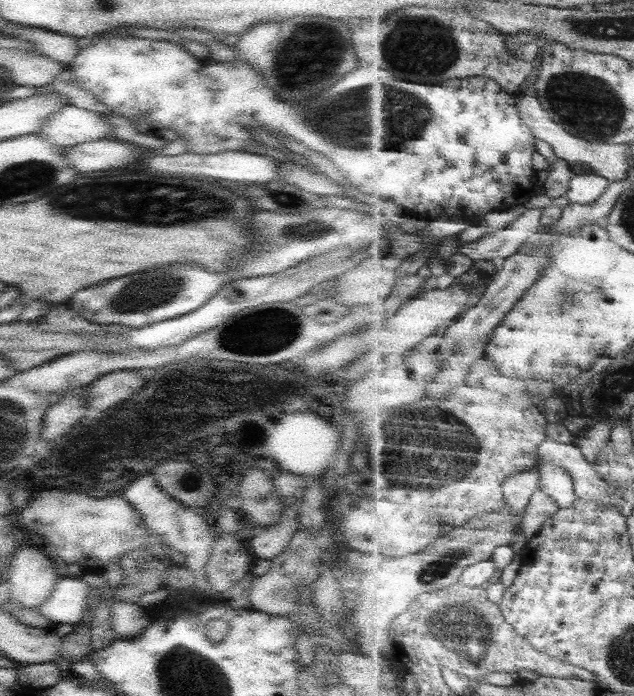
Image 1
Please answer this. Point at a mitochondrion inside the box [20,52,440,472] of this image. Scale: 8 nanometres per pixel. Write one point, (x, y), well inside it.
(404, 117)

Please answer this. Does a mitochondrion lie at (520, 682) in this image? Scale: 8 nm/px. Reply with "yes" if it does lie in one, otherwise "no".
no

